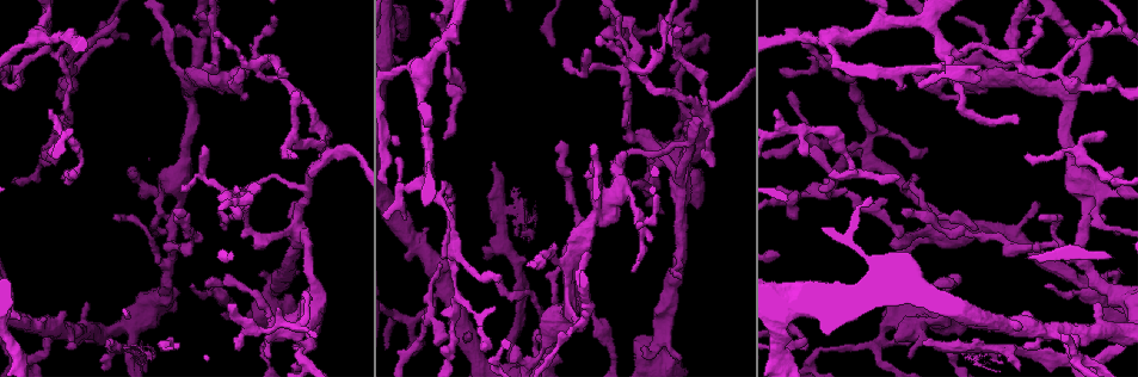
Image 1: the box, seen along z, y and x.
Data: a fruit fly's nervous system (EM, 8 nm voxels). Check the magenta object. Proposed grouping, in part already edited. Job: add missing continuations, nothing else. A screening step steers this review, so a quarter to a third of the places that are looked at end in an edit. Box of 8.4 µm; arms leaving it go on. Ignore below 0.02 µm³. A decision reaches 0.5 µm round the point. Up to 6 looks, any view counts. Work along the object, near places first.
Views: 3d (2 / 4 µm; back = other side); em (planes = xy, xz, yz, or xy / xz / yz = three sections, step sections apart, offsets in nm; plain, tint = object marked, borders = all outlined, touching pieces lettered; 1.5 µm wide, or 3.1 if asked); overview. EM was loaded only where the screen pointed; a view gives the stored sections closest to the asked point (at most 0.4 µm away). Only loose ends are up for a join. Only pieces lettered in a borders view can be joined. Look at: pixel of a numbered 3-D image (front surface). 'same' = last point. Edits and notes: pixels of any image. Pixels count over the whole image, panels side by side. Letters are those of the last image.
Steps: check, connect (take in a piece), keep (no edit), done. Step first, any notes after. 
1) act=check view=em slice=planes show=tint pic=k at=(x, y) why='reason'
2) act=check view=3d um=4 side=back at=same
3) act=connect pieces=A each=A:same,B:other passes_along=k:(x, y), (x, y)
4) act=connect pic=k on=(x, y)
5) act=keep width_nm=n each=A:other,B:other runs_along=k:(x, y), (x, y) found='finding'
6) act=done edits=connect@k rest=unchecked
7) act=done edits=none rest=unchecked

act=check view=em slice=planes show=borders pic=1 at=(437, 346) why='free end'

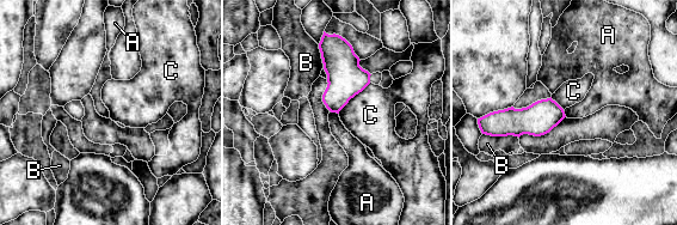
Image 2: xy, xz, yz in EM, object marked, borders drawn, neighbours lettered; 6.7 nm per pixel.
act=keep width_nm=190 each=A:other,B:other,C:other border=2:(330, 110), (338, 114) found='no lettered piece goes on from it'

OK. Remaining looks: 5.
act=check view=em slice=yz step=8 show=tint pic=1 at=(193, 287) why='free end'

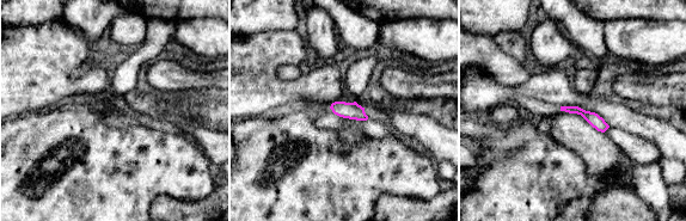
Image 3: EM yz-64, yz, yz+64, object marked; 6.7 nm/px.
act=check view=em slice=planes show=borders at=same

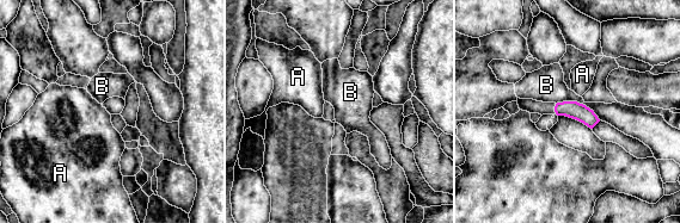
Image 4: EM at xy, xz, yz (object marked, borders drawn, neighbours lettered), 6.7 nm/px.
act=keep each=A:other,B:other border=4:(556, 103), (579, 101), (598, 116) found='no lettered piece goes on from it'

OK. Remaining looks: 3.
act=check view=em slice=planes show=borders pic=1 at=(625, 150) why='free end'

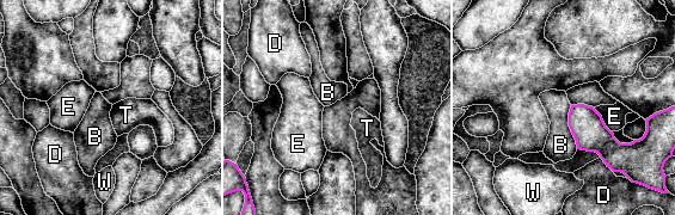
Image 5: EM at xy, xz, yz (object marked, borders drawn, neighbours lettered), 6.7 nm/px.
act=keep width_nm=200 each=B:other,D:other,E:other,T:other,W:other border=5:(570, 105), (569, 128), (577, 148) found='none of them fits'

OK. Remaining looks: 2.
act=done edits=none rest=unchecked

